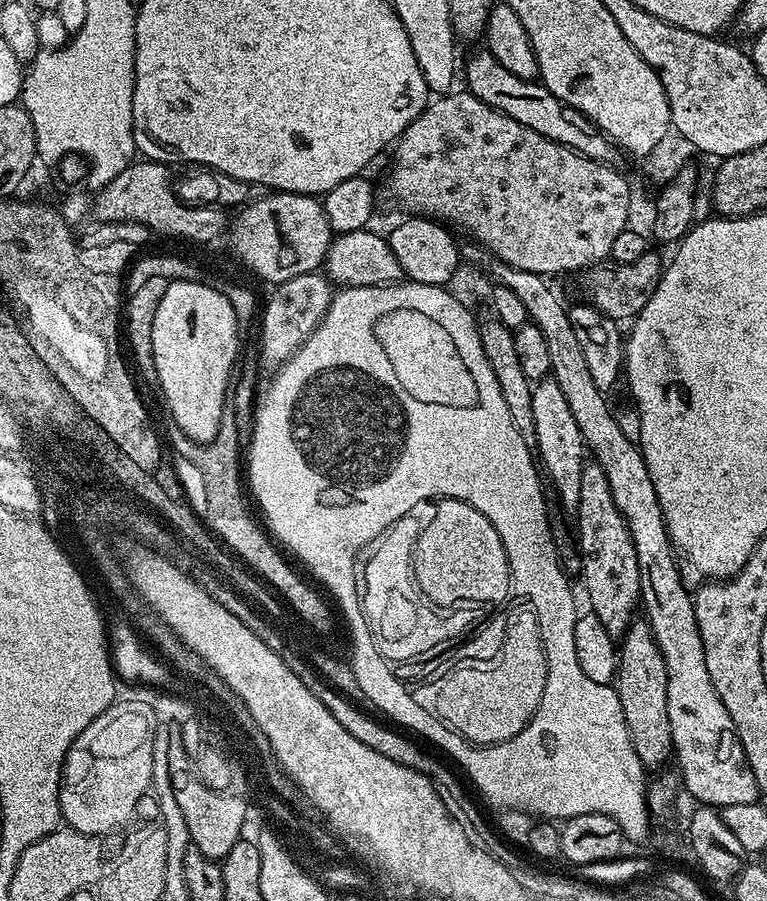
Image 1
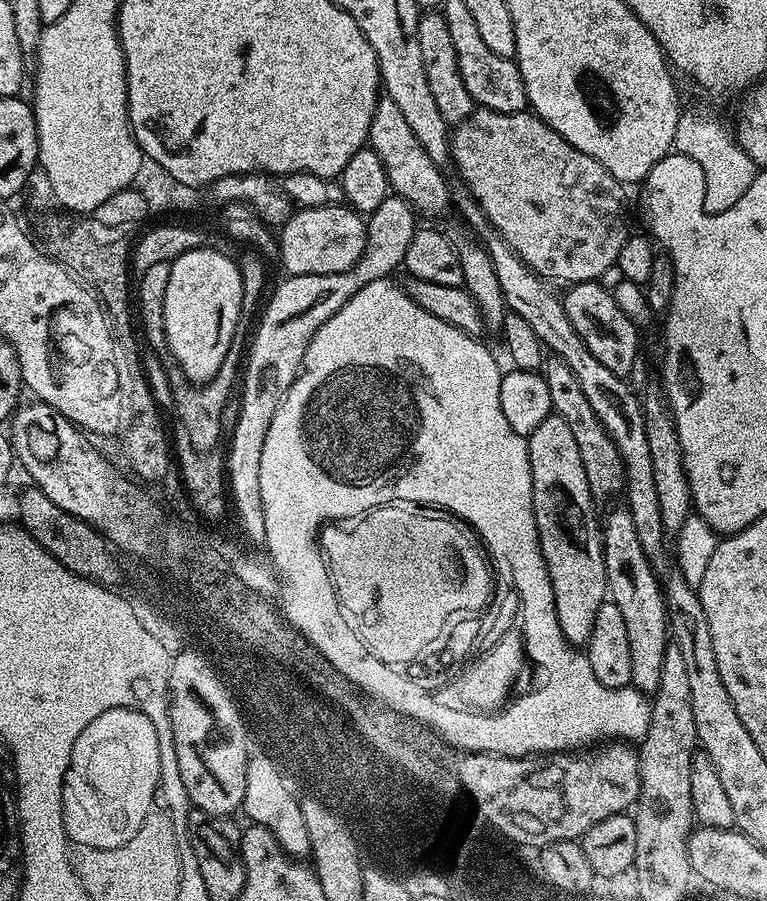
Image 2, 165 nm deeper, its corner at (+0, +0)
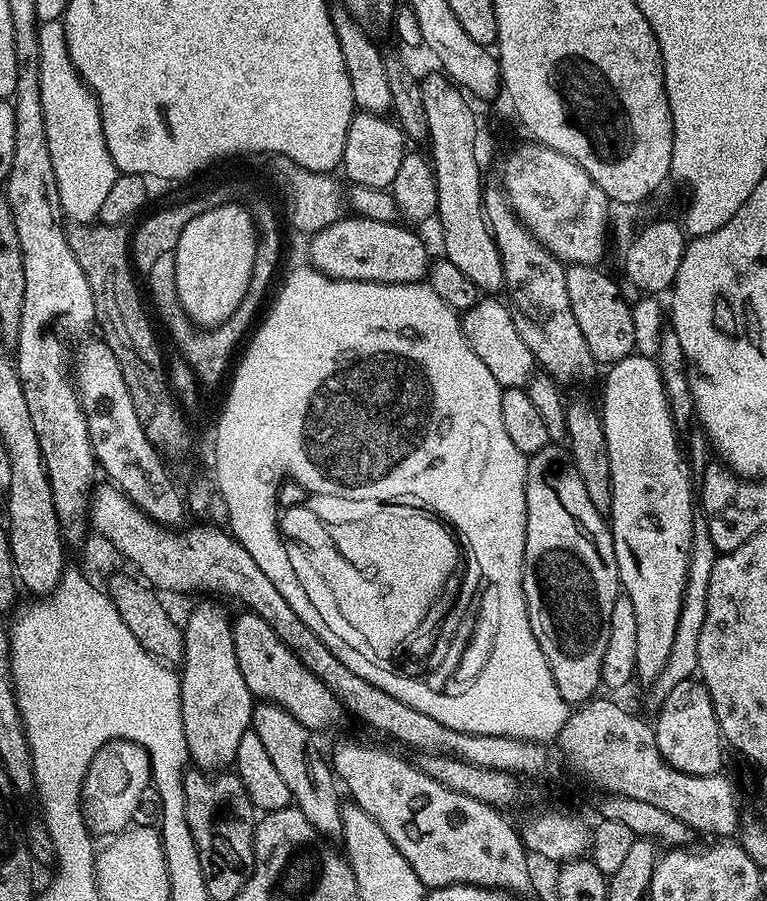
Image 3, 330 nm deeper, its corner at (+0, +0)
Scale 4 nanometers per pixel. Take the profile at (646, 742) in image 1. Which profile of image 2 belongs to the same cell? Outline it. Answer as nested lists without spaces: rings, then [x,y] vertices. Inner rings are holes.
[[[627,507],[616,508],[602,520],[604,541],[604,565],[608,579],[607,599],[618,606],[626,625],[626,638],[630,641],[631,687],[641,694],[651,694],[658,690],[662,678],[662,658],[670,643],[668,608],[664,604],[662,581],[657,576],[648,556],[638,542],[638,530],[634,530],[634,518]]]

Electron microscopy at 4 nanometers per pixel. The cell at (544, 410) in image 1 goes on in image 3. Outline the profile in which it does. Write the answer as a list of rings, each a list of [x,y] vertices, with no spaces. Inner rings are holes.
[[[541,447],[531,453],[526,474],[526,550],[524,551],[524,577],[522,586],[526,594],[526,610],[530,614],[530,626],[534,638],[538,638],[538,646],[542,646],[542,654],[546,654],[546,662],[550,666],[550,674],[554,674],[554,682],[558,686],[558,694],[570,706],[588,703],[601,691],[600,675],[602,674],[602,654],[606,654],[606,642],[610,638],[610,614],[614,611],[614,602],[622,595],[618,562],[614,558],[614,542],[609,521],[597,510],[594,502],[590,502],[590,494],[586,494],[586,482],[572,465],[571,455],[563,447]]]

